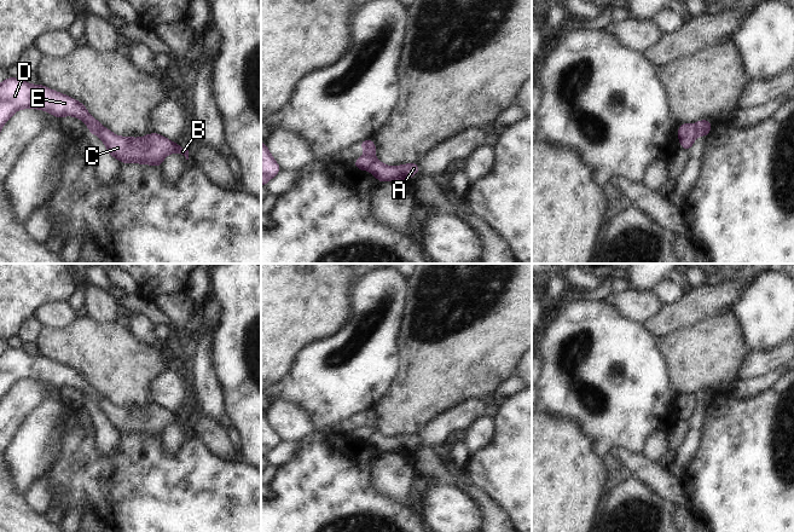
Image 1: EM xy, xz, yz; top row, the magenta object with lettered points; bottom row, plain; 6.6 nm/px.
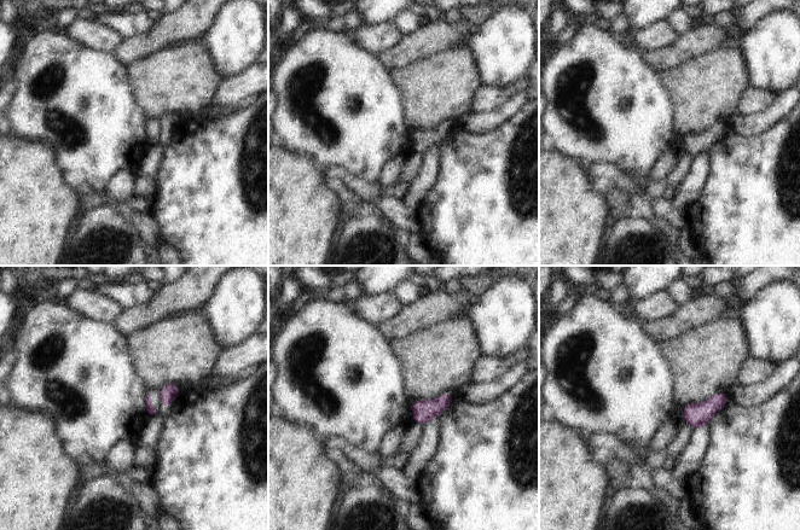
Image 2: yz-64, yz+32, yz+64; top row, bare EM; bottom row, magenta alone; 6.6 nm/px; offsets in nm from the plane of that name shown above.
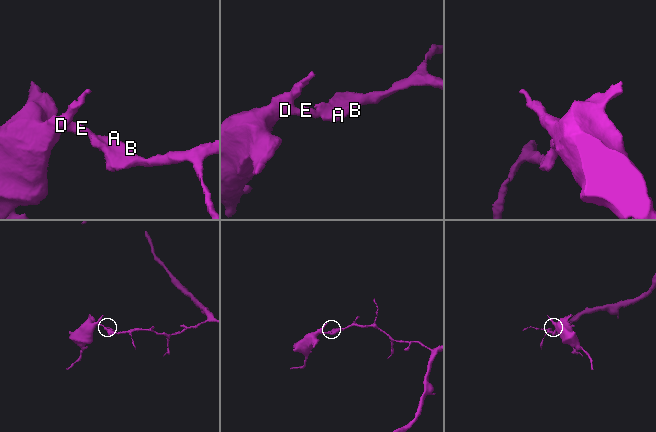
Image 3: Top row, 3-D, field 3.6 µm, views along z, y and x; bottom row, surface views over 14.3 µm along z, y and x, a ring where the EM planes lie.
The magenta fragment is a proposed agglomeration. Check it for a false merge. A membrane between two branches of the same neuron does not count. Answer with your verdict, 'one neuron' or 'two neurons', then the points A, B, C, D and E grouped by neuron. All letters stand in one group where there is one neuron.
two neurons; groups A B C / D E

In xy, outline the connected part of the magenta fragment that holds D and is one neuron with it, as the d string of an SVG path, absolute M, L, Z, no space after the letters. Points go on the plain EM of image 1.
M7 348L0 354L0 401L19 380L40 380L54 388L76 387L97 406L102 394L76 370L42 355L30 355L23 349Z

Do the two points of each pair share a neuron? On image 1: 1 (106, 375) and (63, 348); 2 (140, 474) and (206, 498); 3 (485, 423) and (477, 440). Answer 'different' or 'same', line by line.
1: same
2: same
3: same

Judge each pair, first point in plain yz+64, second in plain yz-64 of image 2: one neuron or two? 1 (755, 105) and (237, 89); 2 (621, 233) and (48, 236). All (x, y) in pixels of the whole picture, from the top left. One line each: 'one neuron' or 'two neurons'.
1: one neuron
2: two neurons

